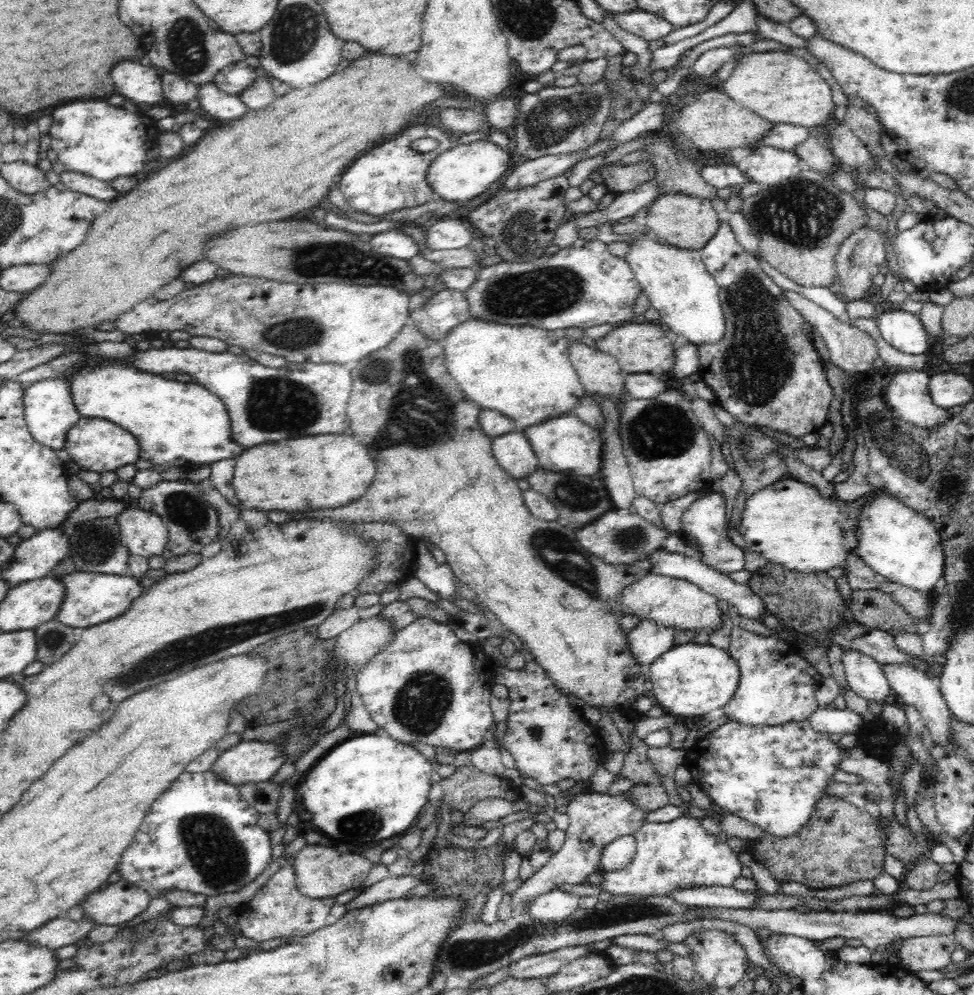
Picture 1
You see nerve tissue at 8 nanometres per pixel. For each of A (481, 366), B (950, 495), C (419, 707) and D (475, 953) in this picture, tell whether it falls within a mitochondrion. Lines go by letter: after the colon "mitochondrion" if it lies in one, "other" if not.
A: other
B: mitochondrion
C: mitochondrion
D: mitochondrion

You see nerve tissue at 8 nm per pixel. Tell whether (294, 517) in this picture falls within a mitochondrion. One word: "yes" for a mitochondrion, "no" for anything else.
no

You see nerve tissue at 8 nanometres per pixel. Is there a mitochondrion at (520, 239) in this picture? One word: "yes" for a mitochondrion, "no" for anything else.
yes

